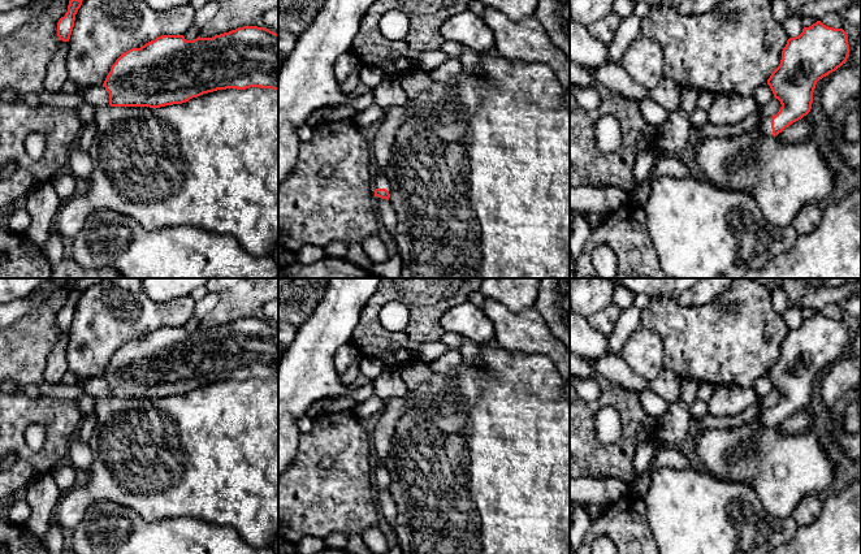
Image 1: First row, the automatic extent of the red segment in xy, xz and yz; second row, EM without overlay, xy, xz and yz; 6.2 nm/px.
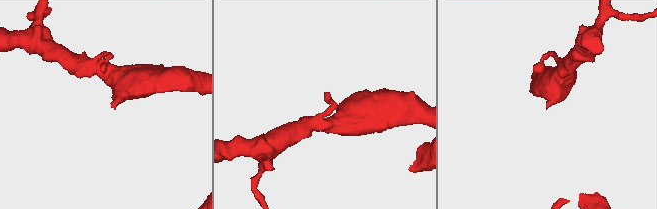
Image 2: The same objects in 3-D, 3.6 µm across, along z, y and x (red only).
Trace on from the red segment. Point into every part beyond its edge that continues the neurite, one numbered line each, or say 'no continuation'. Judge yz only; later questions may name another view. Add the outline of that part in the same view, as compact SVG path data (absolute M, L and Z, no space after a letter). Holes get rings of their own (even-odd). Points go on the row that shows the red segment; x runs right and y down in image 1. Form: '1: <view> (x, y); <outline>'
1: yz (766, 130); M769 116L767 118L765 118L761 122L761 135L762 137L770 137L773 134L773 129L771 129L771 118L773 116Z

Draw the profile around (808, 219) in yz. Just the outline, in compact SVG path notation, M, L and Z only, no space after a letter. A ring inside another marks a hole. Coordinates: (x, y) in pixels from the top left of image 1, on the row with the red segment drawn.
M818 203L802 207L792 220L792 228L799 235L812 234L821 224L822 208Z

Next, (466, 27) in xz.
M470 10L460 12L441 26L444 40L454 40L477 53L496 48L494 33L483 18Z

